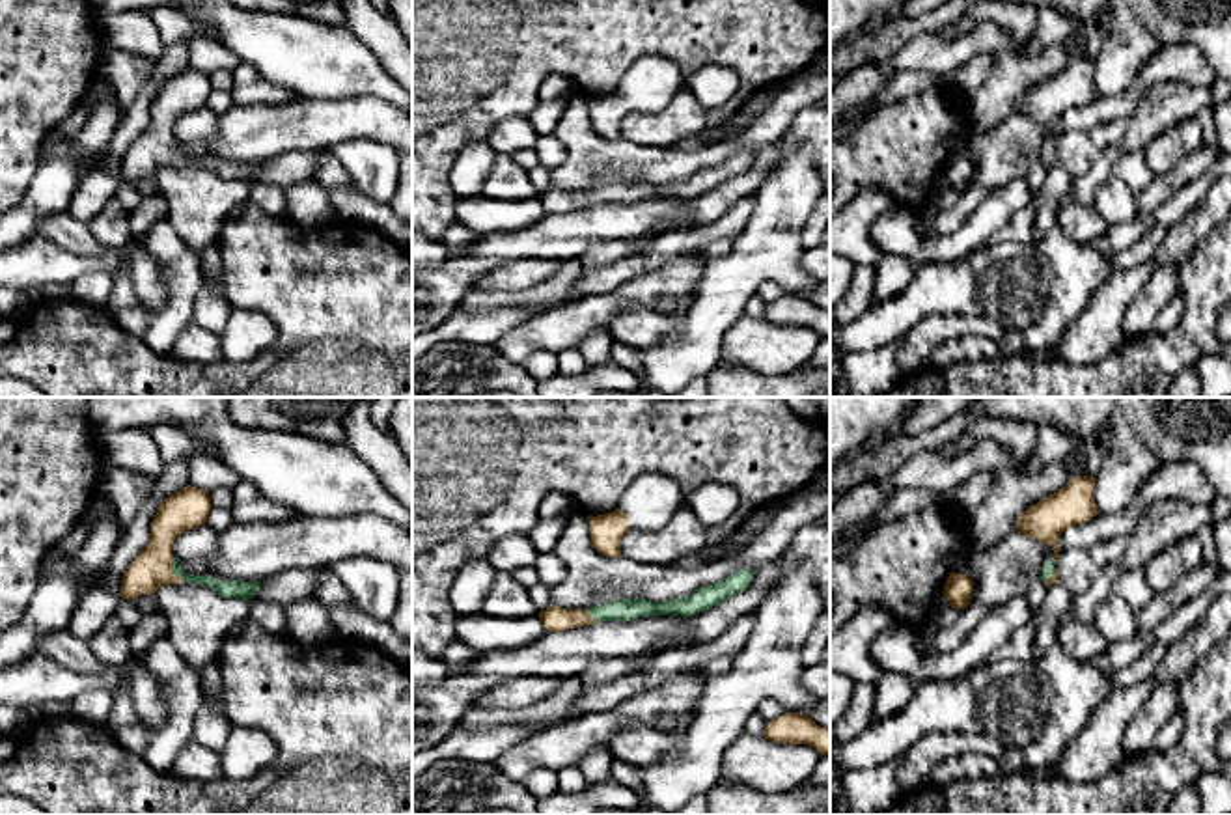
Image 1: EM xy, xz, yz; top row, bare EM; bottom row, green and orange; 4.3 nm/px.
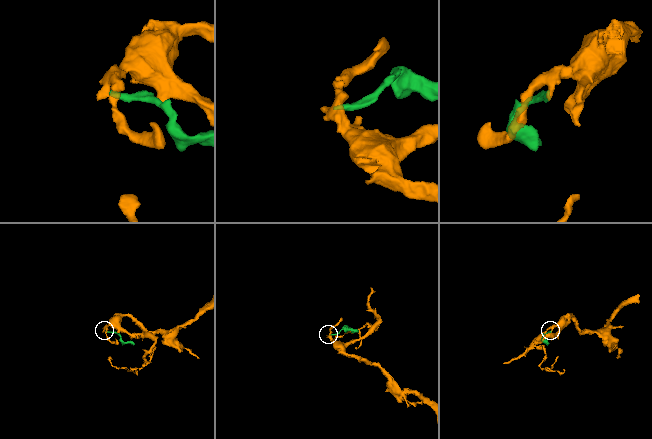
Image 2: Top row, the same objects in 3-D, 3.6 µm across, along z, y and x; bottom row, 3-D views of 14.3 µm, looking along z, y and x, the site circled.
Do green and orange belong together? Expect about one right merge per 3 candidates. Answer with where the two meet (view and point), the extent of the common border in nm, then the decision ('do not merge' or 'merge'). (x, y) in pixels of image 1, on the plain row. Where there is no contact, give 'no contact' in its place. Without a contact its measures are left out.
contact xy (172, 151); length 120 nm; merge

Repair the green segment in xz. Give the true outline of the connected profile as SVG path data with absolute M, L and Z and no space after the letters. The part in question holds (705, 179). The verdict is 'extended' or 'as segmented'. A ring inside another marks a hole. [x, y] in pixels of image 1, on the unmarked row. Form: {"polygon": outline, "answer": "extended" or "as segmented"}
{"polygon": "M740 151L722 164L703 168L688 179L651 185L645 181L617 181L604 186L591 188L588 192L565 192L561 188L548 188L539 194L539 201L545 213L561 214L567 211L593 207L597 203L632 203L645 198L683 198L694 200L722 183L748 172L754 162L754 155Z", "answer": "extended"}

